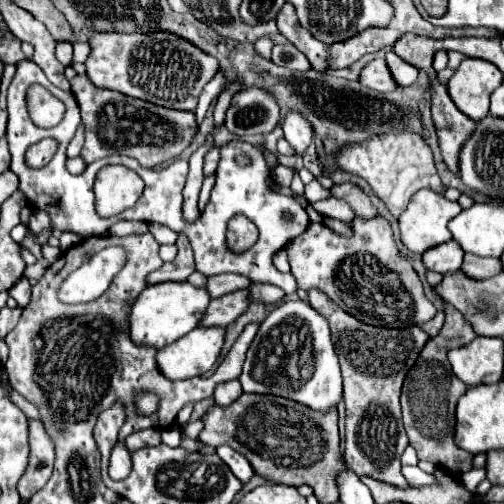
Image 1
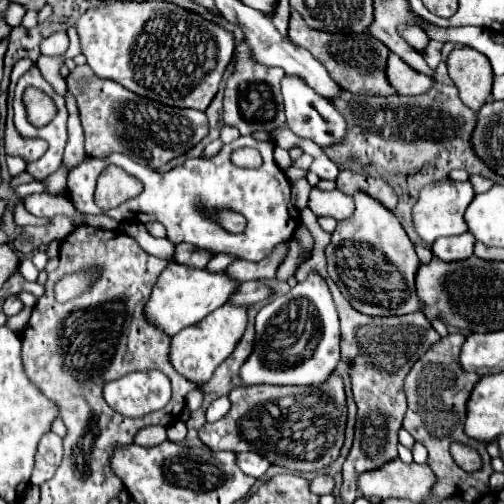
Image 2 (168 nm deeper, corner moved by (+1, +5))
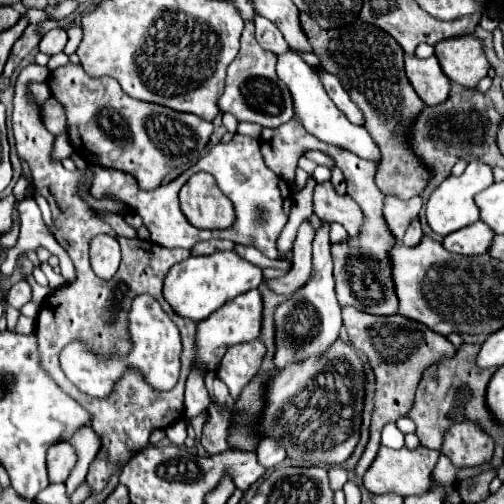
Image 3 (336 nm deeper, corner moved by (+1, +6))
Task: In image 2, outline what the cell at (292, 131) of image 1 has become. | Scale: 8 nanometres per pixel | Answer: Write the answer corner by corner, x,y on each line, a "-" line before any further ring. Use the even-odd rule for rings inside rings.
284,75
282,79
282,97
286,107
286,125
300,137
308,137
316,141
320,147
330,147
344,143
346,139
346,119
338,113
338,109
328,103
322,95
318,95
304,79
296,75

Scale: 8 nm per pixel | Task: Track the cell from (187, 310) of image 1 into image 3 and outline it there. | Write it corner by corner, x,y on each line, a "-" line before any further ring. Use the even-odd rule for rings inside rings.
216,252
210,256
190,256
184,262
178,262
170,268
164,280
164,298
172,306
172,310
184,318
200,322
216,312
224,302
258,288
262,282
262,270
246,260
242,260
236,252

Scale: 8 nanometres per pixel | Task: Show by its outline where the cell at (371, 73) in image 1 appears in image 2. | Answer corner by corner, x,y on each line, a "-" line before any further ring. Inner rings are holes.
394,53
388,57
388,79
400,95
422,95
434,85
434,79
430,75
414,71

